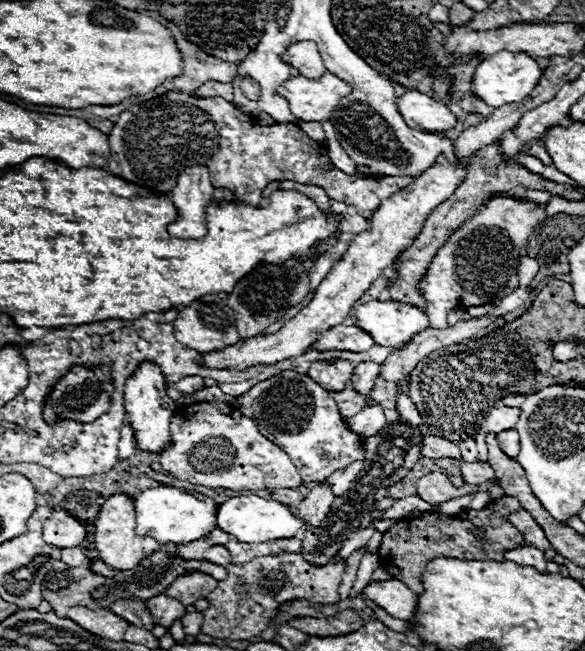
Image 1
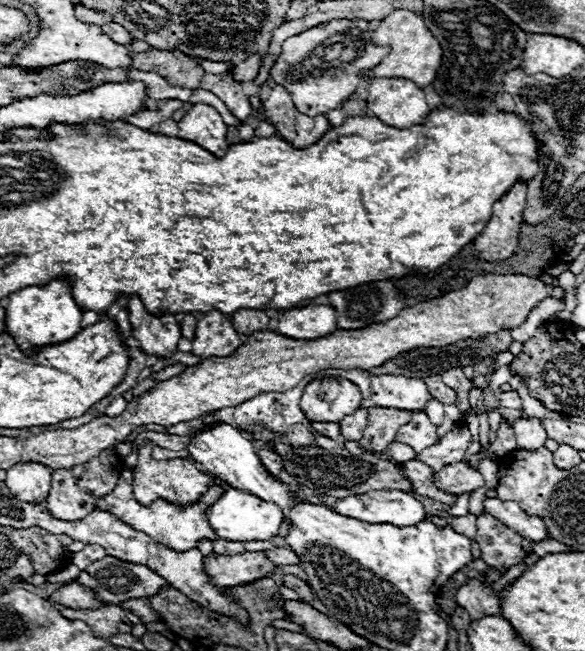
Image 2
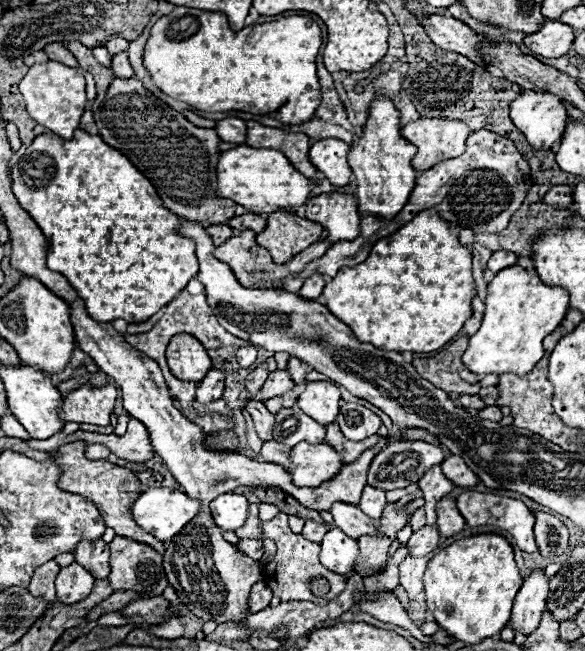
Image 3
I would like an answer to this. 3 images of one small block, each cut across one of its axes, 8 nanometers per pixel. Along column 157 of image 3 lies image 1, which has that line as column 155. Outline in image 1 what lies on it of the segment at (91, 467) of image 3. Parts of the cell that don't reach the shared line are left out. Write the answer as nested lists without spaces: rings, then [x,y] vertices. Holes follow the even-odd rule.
[[[116,492],[112,494],[100,508],[98,518],[94,522],[96,534],[94,534],[94,548],[98,552],[98,558],[104,560],[110,568],[120,568],[120,570],[130,570],[134,568],[142,558],[146,558],[150,552],[158,550],[158,542],[148,536],[138,536],[136,534],[136,510],[132,496],[126,492]]]

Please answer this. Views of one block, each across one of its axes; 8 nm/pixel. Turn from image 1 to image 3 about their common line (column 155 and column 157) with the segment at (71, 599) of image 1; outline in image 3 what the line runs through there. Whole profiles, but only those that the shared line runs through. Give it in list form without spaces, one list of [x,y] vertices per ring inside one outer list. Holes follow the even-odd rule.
[[[116,536],[108,546],[112,552],[110,554],[112,572],[110,572],[108,580],[114,590],[134,590],[134,592],[142,594],[144,598],[154,598],[164,592],[168,580],[166,580],[166,574],[162,568],[162,556],[156,550],[152,550],[146,544],[124,538],[124,536]]]

